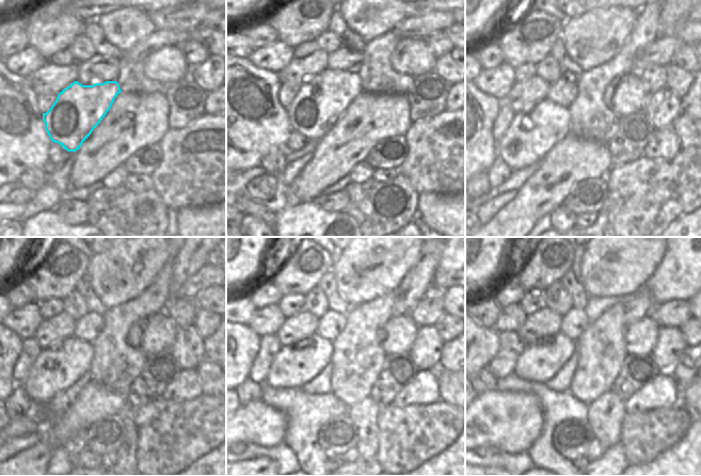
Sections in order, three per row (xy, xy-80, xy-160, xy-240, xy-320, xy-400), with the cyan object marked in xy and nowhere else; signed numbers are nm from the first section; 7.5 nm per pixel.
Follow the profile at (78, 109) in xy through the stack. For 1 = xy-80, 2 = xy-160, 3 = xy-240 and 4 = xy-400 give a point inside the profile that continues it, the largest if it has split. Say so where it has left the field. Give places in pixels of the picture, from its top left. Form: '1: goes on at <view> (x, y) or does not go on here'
1: goes on at xy-80 (320, 100)
2: goes on at xy-160 (530, 136)
3: goes on at xy-240 (54, 369)
4: goes on at xy-400 (539, 363)

